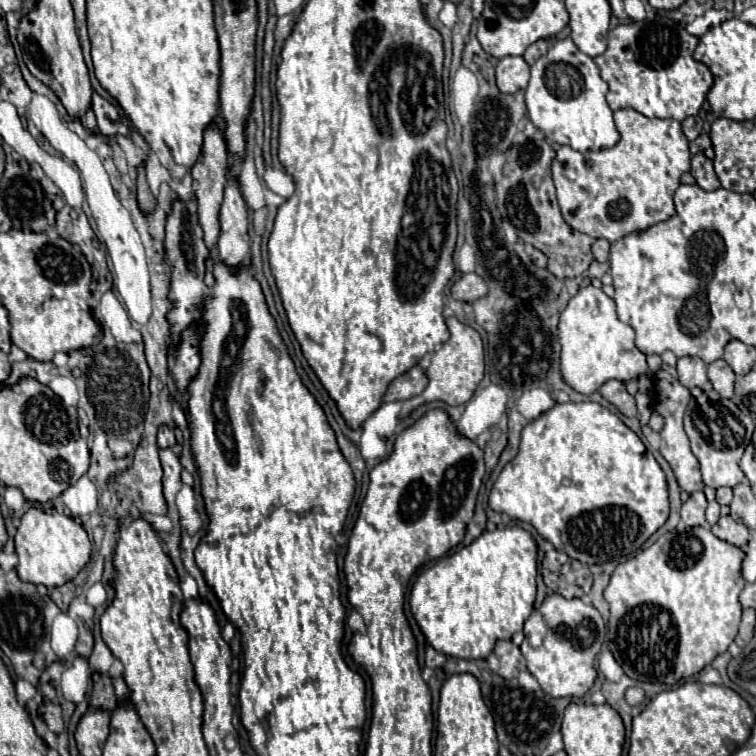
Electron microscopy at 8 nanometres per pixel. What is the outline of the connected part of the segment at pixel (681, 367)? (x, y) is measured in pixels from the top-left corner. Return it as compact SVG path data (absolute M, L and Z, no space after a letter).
M681 357L677 361L677 375L685 387L703 387L707 383L707 363L699 357Z

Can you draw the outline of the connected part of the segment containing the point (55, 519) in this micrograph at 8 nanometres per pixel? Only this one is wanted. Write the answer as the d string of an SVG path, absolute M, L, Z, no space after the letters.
M31 507L23 517L15 535L15 551L19 557L17 575L33 585L45 585L47 589L59 587L71 581L89 561L91 541L85 529L71 517L55 513L49 515L41 509Z

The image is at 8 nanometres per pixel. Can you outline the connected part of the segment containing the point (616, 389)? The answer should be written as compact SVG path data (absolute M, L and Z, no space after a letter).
M607 381L601 391L599 391L611 405L615 405L623 415L627 417L635 417L637 409L635 409L635 399L627 393L625 383L621 381Z

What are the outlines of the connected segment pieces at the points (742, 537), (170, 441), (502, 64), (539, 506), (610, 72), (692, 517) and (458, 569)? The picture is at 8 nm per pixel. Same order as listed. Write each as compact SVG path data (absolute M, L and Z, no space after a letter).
M721 517L713 527L711 527L713 535L743 549L747 547L747 541L749 541L749 529L743 525L743 523L737 523L733 521L731 517Z
M165 425L159 427L159 435L157 437L159 437L159 447L161 449L171 449L177 443L175 441L175 433L169 427L165 427Z
M503 57L495 69L501 93L517 93L529 83L529 65L523 57Z
M569 401L569 403L557 403L551 411L545 411L539 419L529 421L523 427L519 453L515 455L515 459L511 459L503 467L499 479L495 481L495 485L489 493L489 507L497 513L507 513L511 519L531 523L539 531L539 535L545 537L557 551L565 551L573 559L579 559L581 563L593 565L593 563L605 563L605 561L619 561L619 559L625 559L631 553L635 553L667 521L667 517L669 517L669 489L667 489L665 473L661 471L653 453L647 451L643 441L615 413L611 413L607 407L593 403L593 401L581 401L581 403Z
M659 17L655 21L617 25L607 37L607 51L593 61L601 69L601 79L609 85L607 103L613 111L631 107L645 117L671 117L677 121L699 113L713 85L713 75L707 65L693 59L699 39L689 35L683 25L669 17Z
M695 491L695 493L691 493L691 497L683 503L681 519L683 519L689 527L695 527L695 525L709 527L707 521L705 521L705 509L707 509L707 499L705 499L703 491Z
M523 527L485 531L471 545L425 567L413 587L409 605L427 637L441 653L485 659L497 639L511 639L534 610L537 543Z

